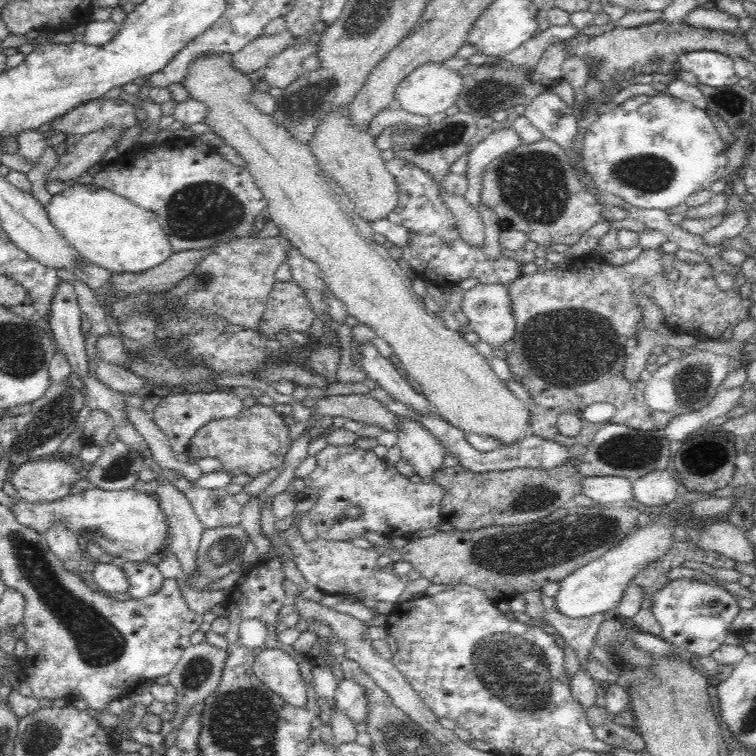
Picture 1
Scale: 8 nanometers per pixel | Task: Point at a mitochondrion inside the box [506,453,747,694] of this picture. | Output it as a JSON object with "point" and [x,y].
{"point":[616,650]}

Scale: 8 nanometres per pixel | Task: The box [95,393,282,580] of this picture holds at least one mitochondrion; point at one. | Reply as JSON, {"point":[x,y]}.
{"point":[121,466]}

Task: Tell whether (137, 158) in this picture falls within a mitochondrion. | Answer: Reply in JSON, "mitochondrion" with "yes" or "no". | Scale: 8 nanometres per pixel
{"mitochondrion":"no"}

